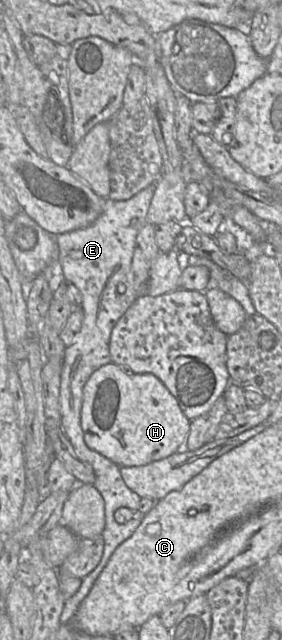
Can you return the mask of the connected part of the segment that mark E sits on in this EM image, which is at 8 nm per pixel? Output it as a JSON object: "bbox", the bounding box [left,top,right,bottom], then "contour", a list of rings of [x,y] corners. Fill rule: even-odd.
{"bbox":[56,183,156,624],"contour":[[[156,183],[149,185],[125,201],[113,201],[107,198],[103,212],[92,224],[56,235],[59,274],[62,279],[73,283],[81,292],[83,311],[81,329],[73,342],[65,348],[61,362],[59,394],[61,428],[70,440],[77,458],[92,467],[95,474],[93,486],[100,492],[105,503],[105,528],[102,533],[103,556],[98,566],[82,578],[79,590],[65,600],[60,616],[62,624],[72,621],[80,603],[89,593],[114,550],[135,532],[145,515],[137,511],[141,497],[125,484],[120,466],[86,445],[81,427],[81,407],[86,381],[95,370],[111,362],[109,340],[113,327],[139,297],[126,292],[126,280],[131,268],[136,237],[146,224],[155,188]],[[121,507],[134,511],[134,517],[125,524],[119,524],[114,519],[114,512]]]}

